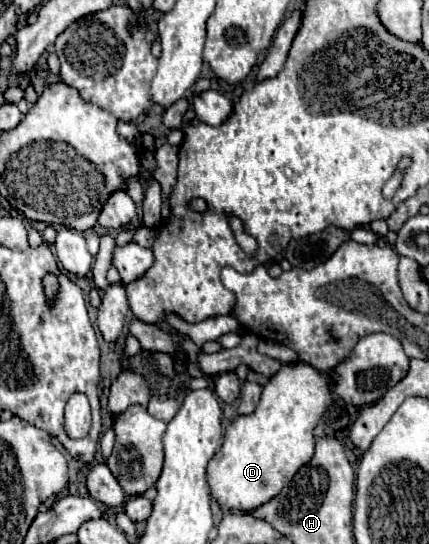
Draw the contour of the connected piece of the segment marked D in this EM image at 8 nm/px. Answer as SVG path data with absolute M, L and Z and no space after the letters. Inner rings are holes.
M300 361L300 363L296 363L296 365L282 365L280 371L264 385L262 399L260 399L256 411L250 413L250 415L238 415L238 417L228 425L226 437L224 437L224 443L222 443L220 451L218 451L218 453L212 457L212 461L208 463L208 469L206 469L208 475L206 475L206 479L208 479L208 487L210 487L212 501L216 501L216 503L220 505L220 509L230 509L230 511L232 511L232 509L234 509L234 511L254 511L254 509L258 509L260 505L264 505L266 501L270 501L272 497L276 497L276 495L292 481L292 477L296 475L296 471L312 459L312 453L314 453L314 427L316 427L318 419L324 415L324 411L328 411L330 407L332 407L332 385L328 385L328 375L326 375L326 373L320 373L320 371L312 369L312 365L308 365L308 363L304 363L304 361Z

